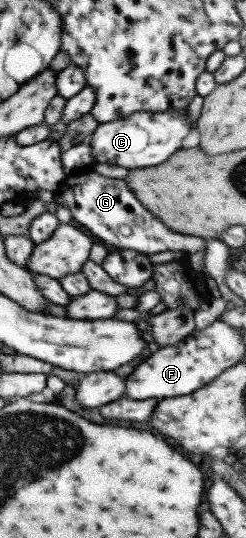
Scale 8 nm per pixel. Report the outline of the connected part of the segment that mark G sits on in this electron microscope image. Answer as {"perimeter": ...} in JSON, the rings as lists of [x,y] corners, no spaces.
{"perimeter":[[[94,171],[85,175],[75,175],[75,185],[67,183],[67,189],[59,188],[52,197],[52,208],[65,207],[75,223],[89,230],[91,235],[100,239],[103,245],[131,249],[151,255],[160,251],[180,251],[186,255],[205,251],[205,238],[189,237],[187,234],[175,233],[165,229],[145,207],[133,197],[131,189],[122,179],[101,176]]]}

